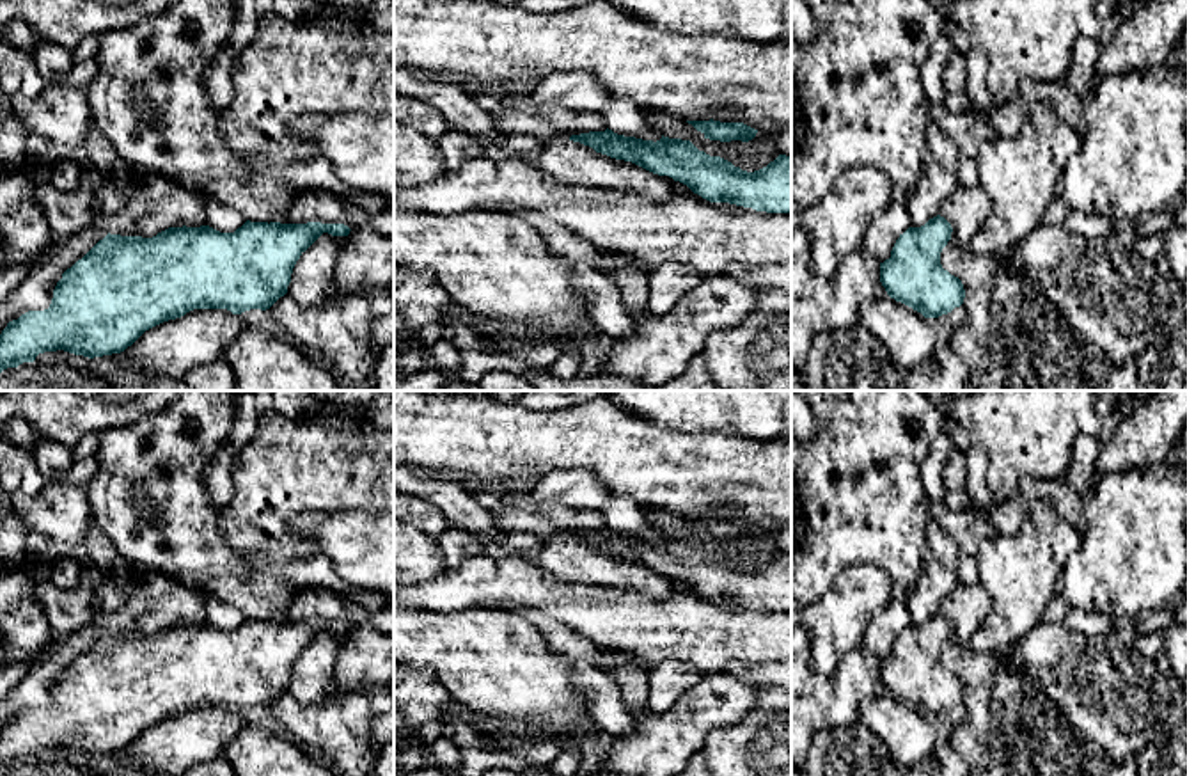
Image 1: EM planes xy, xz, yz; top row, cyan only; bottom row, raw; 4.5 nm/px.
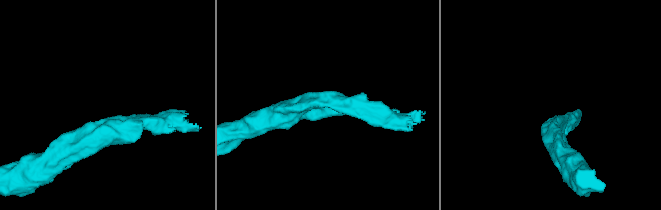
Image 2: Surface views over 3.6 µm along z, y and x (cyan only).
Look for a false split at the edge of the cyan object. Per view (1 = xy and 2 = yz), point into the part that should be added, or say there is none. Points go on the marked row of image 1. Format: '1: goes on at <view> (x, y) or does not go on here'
1: does not go on here
2: does not go on here

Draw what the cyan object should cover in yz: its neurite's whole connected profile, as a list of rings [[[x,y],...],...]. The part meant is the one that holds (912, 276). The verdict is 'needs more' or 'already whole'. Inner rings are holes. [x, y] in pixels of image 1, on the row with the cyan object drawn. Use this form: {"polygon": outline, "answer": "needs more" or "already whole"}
{"polygon": [[[937,215],[900,234],[891,257],[880,263],[880,282],[887,295],[924,318],[947,314],[965,298],[962,281],[940,265],[940,252],[951,233],[951,224]]], "answer": "already whole"}

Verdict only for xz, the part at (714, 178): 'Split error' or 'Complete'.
Complete

